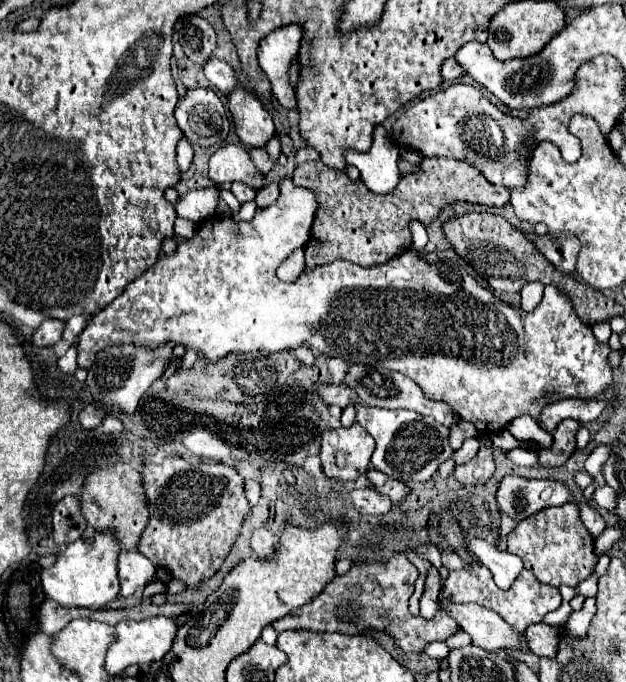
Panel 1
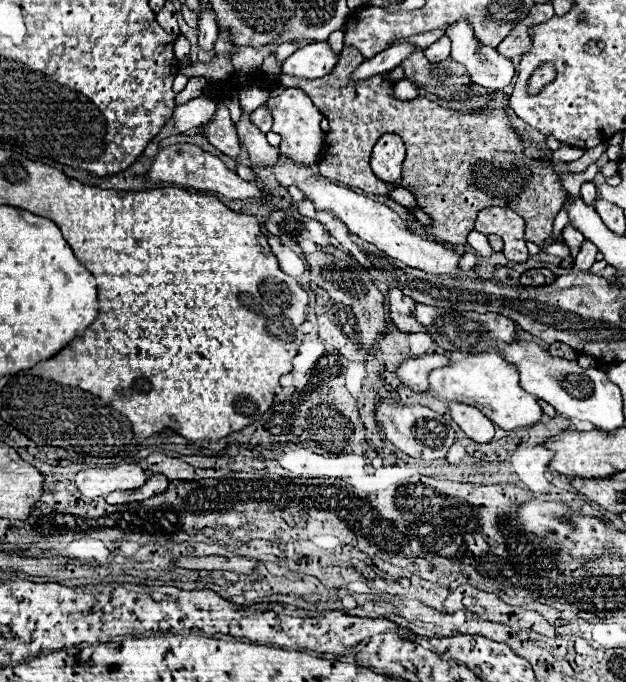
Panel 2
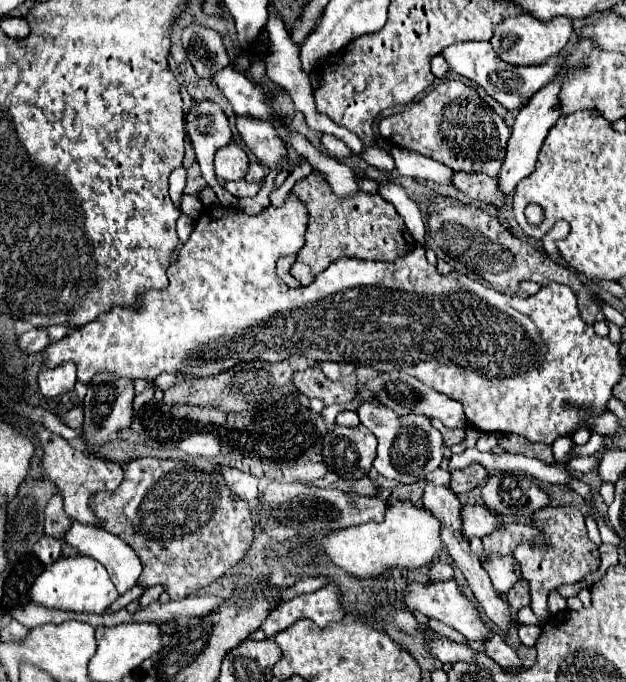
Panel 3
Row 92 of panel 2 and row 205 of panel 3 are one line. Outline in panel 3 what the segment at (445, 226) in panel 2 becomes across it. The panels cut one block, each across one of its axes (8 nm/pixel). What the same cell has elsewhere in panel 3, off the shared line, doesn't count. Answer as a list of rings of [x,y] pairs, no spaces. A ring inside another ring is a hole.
[[[316,170],[296,182],[292,192],[306,204],[310,214],[306,244],[298,252],[298,258],[292,266],[292,276],[302,286],[308,286],[320,272],[324,272],[334,260],[342,256],[394,262],[398,256],[406,256],[410,252],[410,245],[414,244],[396,208],[386,200],[374,200],[374,194],[356,192],[354,196],[340,198],[332,192],[328,180]],[[454,172],[452,184],[462,194],[470,196],[472,200],[480,200],[486,204],[492,204],[496,208],[502,208],[506,204],[504,194],[498,188],[498,180],[490,178],[488,174],[466,174],[466,172]]]

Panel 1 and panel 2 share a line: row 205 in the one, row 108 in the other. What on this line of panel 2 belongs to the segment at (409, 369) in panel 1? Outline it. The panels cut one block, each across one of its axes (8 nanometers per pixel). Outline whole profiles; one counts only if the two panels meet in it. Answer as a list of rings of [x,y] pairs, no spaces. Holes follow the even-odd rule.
[[[284,88],[284,92],[280,96],[272,96],[270,94],[268,104],[270,104],[272,114],[274,114],[272,130],[282,136],[282,144],[278,146],[280,152],[290,156],[290,158],[294,158],[294,160],[298,160],[298,162],[314,164],[318,160],[324,134],[320,130],[322,114],[316,110],[312,100],[302,90],[298,90],[298,88]]]

